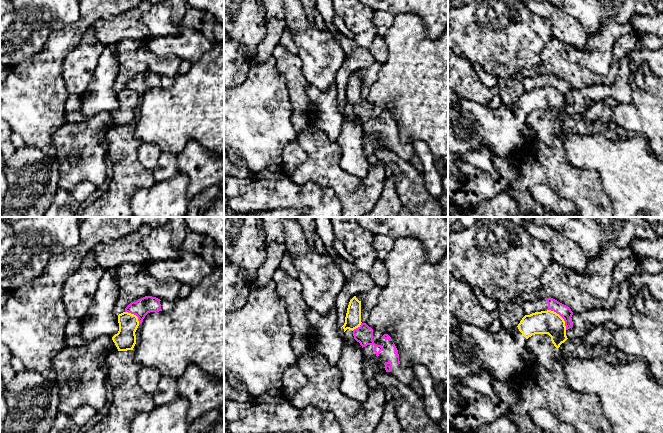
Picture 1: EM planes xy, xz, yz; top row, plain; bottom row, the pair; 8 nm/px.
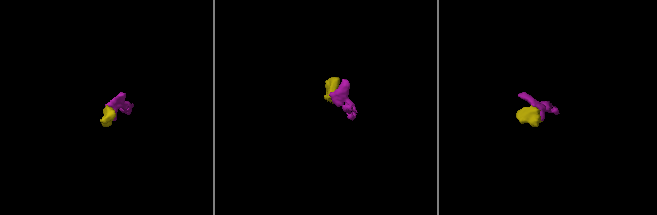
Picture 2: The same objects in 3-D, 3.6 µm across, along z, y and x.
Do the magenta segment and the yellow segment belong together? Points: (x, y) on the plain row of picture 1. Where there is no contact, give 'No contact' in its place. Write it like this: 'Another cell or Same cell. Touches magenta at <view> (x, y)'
Another cell. Touches magenta at yz (561, 92)

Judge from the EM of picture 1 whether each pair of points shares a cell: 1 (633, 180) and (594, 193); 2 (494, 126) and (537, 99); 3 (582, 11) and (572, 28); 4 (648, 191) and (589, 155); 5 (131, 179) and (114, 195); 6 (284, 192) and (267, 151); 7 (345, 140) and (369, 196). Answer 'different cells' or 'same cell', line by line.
1: different cells
2: same cell
3: different cells
4: same cell
5: same cell
6: different cells
7: different cells

